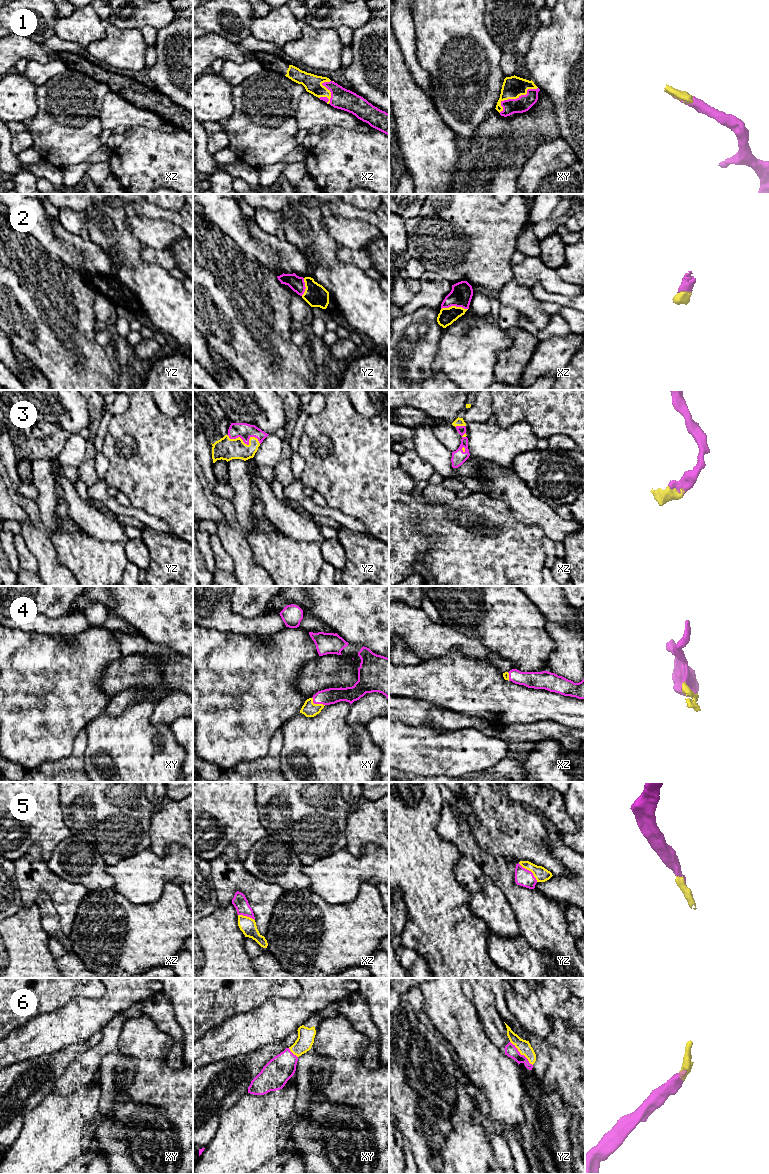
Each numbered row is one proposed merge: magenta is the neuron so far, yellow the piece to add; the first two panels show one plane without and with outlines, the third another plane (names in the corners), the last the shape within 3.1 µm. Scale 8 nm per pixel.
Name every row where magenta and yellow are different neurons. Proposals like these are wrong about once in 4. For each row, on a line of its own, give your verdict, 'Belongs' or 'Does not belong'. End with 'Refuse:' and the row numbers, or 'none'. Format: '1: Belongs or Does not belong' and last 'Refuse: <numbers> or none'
1: Belongs
2: Belongs
3: Belongs
4: Belongs
5: Belongs
6: Belongs
Refuse: none

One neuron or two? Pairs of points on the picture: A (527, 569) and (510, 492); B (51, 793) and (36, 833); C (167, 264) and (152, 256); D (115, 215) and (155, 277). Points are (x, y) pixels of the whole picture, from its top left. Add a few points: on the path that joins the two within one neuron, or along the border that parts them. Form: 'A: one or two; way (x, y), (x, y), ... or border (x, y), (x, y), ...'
A: two; border (501, 501), (508, 507), (516, 519), (538, 526)
B: one; way (41, 803), (39, 823)
C: one; way (163, 260), (160, 257), (156, 257)
D: one; way (118, 231), (120, 245), (139, 265)

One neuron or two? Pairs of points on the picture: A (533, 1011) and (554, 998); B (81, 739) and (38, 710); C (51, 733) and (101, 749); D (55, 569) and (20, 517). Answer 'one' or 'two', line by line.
A: one
B: two
C: two
D: two

